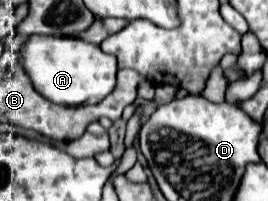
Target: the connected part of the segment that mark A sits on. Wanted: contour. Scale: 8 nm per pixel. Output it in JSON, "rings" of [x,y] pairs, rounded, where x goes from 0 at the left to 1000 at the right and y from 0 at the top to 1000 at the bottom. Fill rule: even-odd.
{"rings":[[[104,179],[75,239],[75,318],[157,478],[239,527],[373,507],[418,458],[440,358],[433,279],[381,259],[358,219],[269,179]]]}

